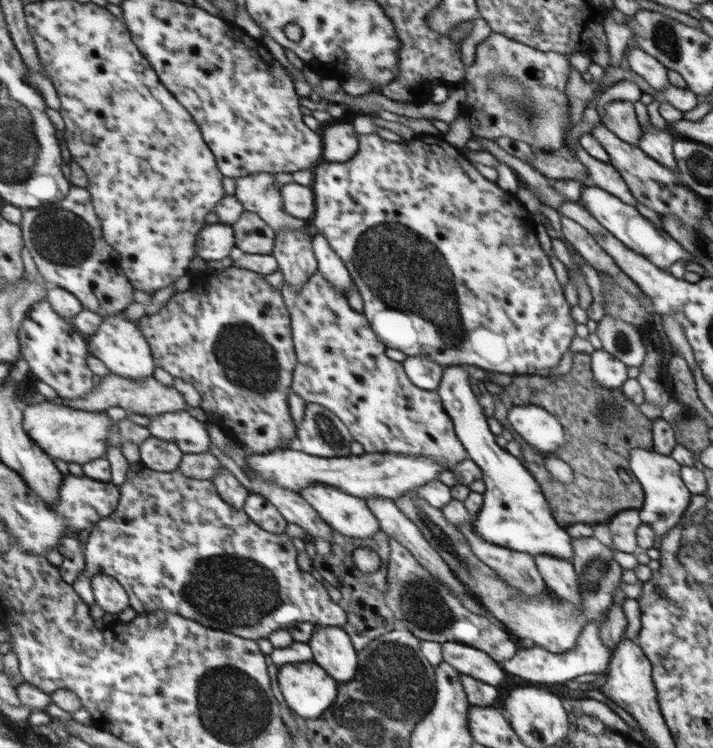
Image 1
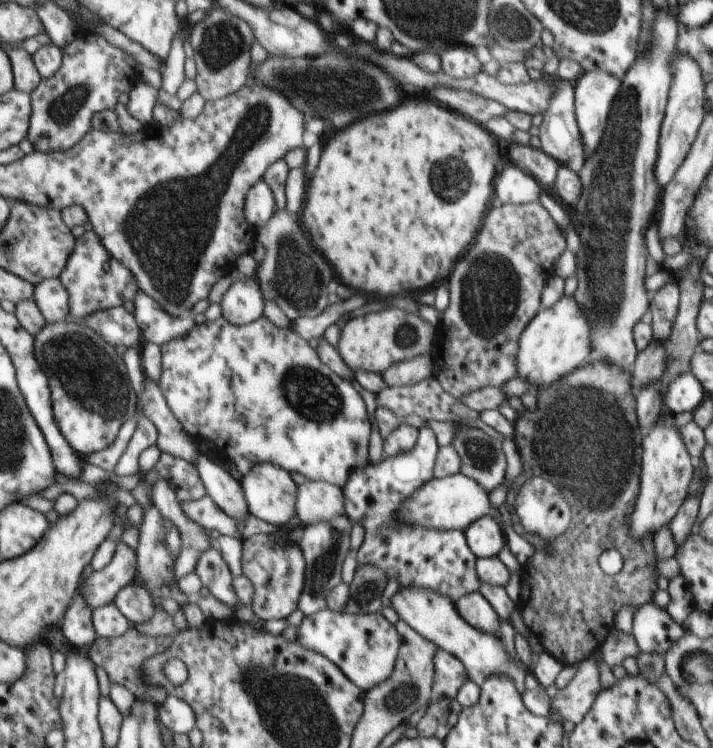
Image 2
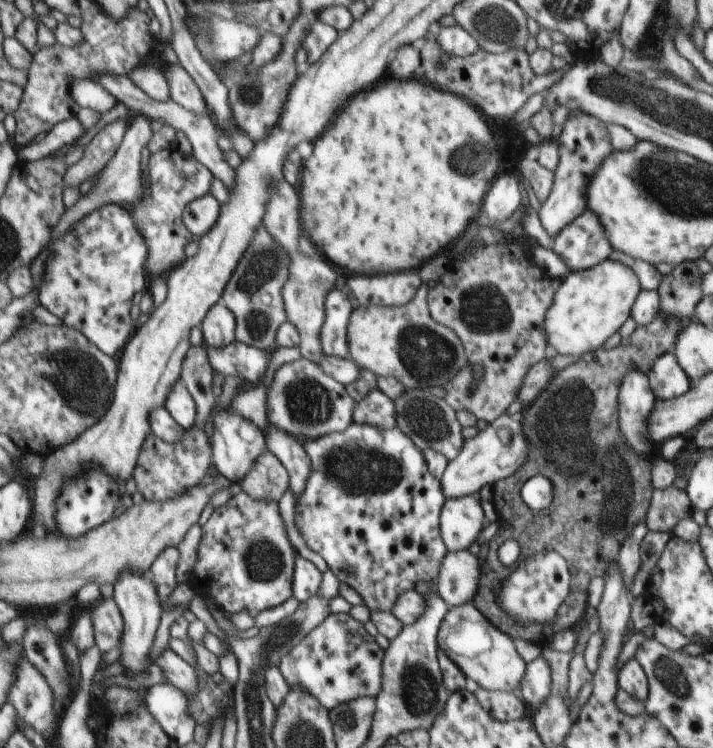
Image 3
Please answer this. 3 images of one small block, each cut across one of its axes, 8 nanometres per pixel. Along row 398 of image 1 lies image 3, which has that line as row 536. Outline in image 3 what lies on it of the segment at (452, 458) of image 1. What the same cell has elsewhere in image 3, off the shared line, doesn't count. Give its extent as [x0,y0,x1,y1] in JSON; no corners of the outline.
[294,420,449,612]

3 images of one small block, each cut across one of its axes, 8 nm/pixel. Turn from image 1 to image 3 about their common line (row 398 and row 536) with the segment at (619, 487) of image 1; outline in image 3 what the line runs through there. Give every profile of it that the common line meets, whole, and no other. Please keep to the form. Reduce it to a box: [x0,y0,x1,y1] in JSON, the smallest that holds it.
[471,314,677,639]

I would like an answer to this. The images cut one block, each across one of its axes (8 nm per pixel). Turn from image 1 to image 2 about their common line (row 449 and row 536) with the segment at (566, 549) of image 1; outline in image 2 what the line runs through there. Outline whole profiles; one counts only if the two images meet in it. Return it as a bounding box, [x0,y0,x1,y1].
[463,516,505,558]

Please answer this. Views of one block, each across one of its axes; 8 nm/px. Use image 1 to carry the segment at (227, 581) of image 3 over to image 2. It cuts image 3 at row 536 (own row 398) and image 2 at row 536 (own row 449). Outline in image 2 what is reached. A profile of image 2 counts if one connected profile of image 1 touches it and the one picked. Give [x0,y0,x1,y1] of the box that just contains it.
[241,534,304,621]

